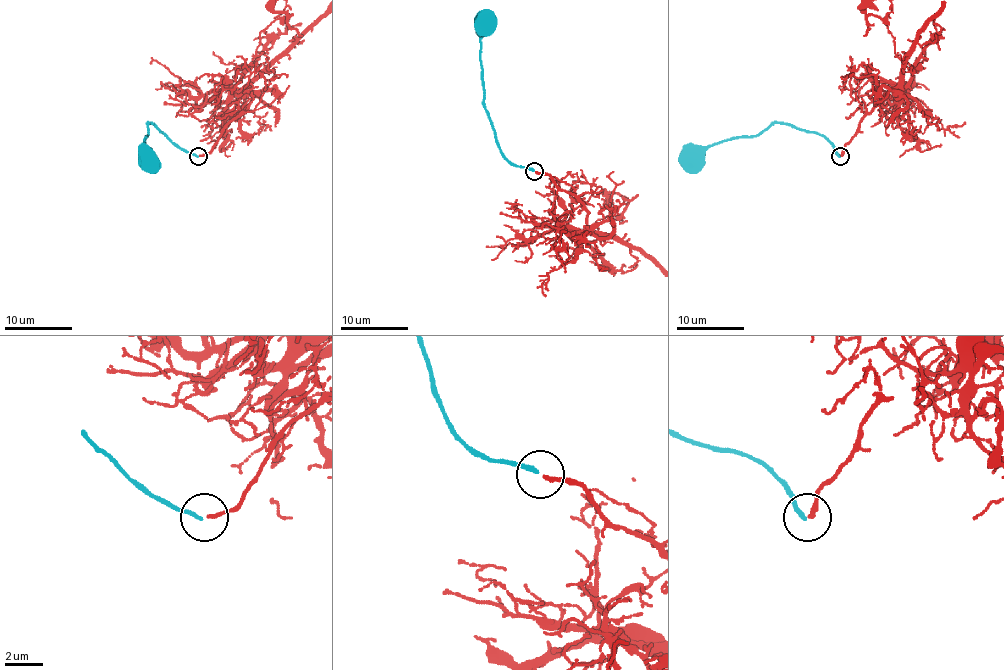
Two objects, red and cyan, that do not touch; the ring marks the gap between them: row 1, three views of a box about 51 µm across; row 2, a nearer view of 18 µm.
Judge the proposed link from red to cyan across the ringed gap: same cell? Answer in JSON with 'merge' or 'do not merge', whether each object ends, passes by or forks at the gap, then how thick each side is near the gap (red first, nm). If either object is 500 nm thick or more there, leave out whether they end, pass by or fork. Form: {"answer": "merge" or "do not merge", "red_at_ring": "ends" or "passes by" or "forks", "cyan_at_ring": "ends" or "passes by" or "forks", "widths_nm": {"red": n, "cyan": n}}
{"answer": "do not merge", "red_at_ring": "ends", "cyan_at_ring": "ends", "widths_nm": {"red": 200, "cyan": 200}}

